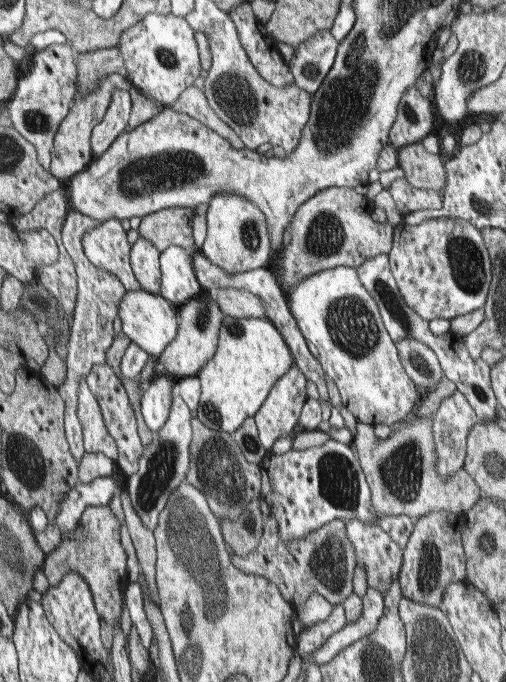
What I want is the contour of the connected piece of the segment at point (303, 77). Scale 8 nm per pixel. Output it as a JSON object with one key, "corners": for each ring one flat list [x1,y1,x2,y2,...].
{"corners":[[331,29,316,31,296,46,288,64,295,85,314,94,332,68,338,47,339,42]]}

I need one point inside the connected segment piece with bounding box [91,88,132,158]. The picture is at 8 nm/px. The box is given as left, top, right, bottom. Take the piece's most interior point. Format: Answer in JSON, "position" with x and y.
{"position":[115,120]}

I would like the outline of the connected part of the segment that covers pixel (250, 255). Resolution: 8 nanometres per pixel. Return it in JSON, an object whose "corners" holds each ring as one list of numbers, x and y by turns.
{"corners":[[216,193,209,202,206,220,207,235,201,249,212,264,230,274,269,266,268,223,265,214,251,200,236,193]]}

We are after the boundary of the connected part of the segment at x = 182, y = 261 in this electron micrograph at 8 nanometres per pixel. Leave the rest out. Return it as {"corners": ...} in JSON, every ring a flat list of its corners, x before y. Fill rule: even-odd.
{"corners":[[169,246,161,252,160,296,170,303,186,304,190,299,200,297,204,288,193,269,192,251,181,246]]}

